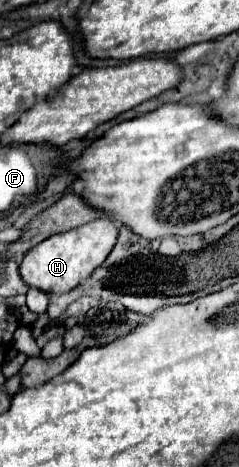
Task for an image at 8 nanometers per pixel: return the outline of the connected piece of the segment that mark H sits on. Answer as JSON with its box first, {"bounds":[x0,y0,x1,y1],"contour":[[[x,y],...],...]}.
{"bounds":[20,217,118,293],"contour":[[[106,217],[70,229],[66,233],[56,233],[46,241],[42,241],[40,245],[32,247],[24,255],[20,263],[20,275],[24,283],[30,287],[42,289],[46,293],[66,293],[76,285],[80,285],[84,279],[88,279],[92,271],[104,263],[104,259],[116,245],[116,239],[118,239],[118,227]]]}

